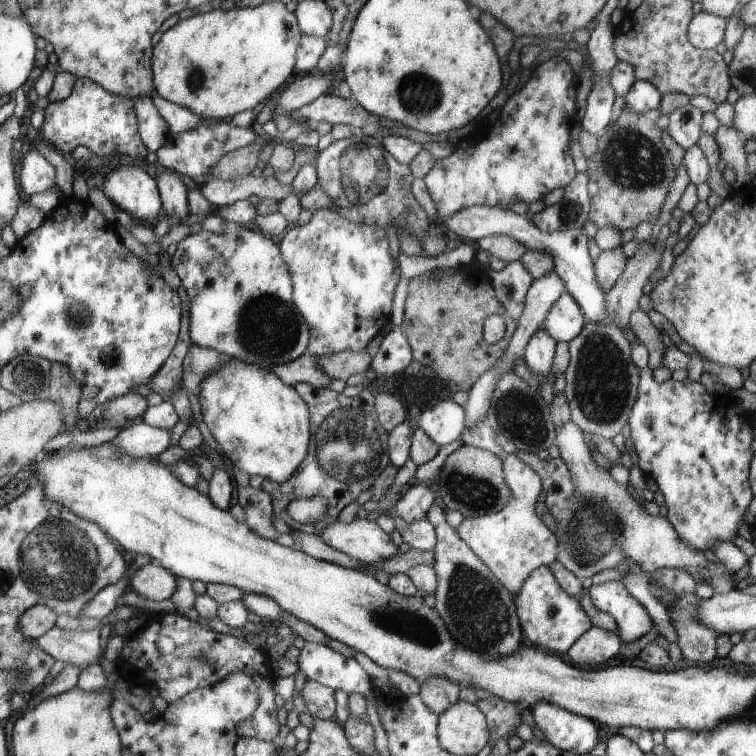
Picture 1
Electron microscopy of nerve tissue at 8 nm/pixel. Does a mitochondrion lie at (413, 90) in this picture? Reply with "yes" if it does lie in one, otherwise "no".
yes

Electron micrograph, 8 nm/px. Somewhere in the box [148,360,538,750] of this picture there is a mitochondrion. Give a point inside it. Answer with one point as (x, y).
(477, 611)

